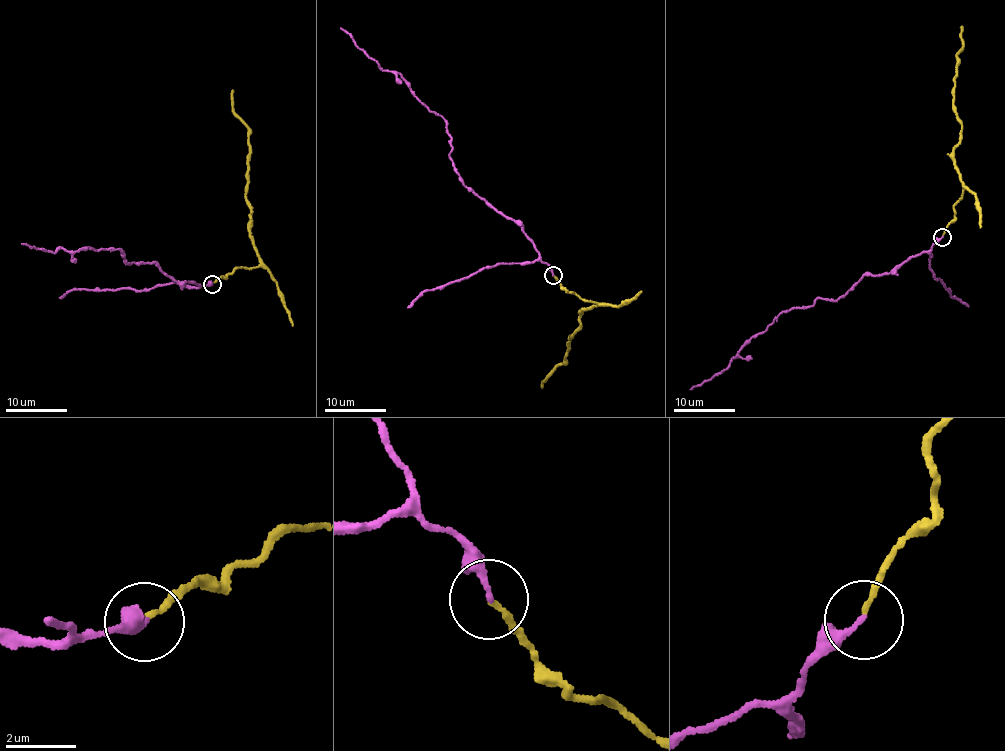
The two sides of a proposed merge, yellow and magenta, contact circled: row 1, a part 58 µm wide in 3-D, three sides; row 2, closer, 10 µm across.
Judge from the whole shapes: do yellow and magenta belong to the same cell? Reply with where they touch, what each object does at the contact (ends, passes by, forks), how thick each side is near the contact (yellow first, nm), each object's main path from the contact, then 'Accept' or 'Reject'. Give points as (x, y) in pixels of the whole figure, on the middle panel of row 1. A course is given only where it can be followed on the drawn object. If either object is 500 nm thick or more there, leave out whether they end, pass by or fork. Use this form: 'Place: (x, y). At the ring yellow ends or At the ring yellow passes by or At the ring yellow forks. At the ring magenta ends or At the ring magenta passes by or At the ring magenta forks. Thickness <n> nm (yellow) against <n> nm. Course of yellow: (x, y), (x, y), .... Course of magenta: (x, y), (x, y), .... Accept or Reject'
Place: (553, 275). At the ring yellow ends. At the ring magenta ends. Thickness 140 nm (yellow) against 180 nm. Course of yellow: (552, 276), (565, 291), (597, 303), (582, 309), (563, 364), (543, 381), (543, 387). Course of magenta: (552, 275), (519, 225), (469, 191), (455, 171), (445, 120), (422, 104), (400, 74), (382, 70), (340, 28). Accept

